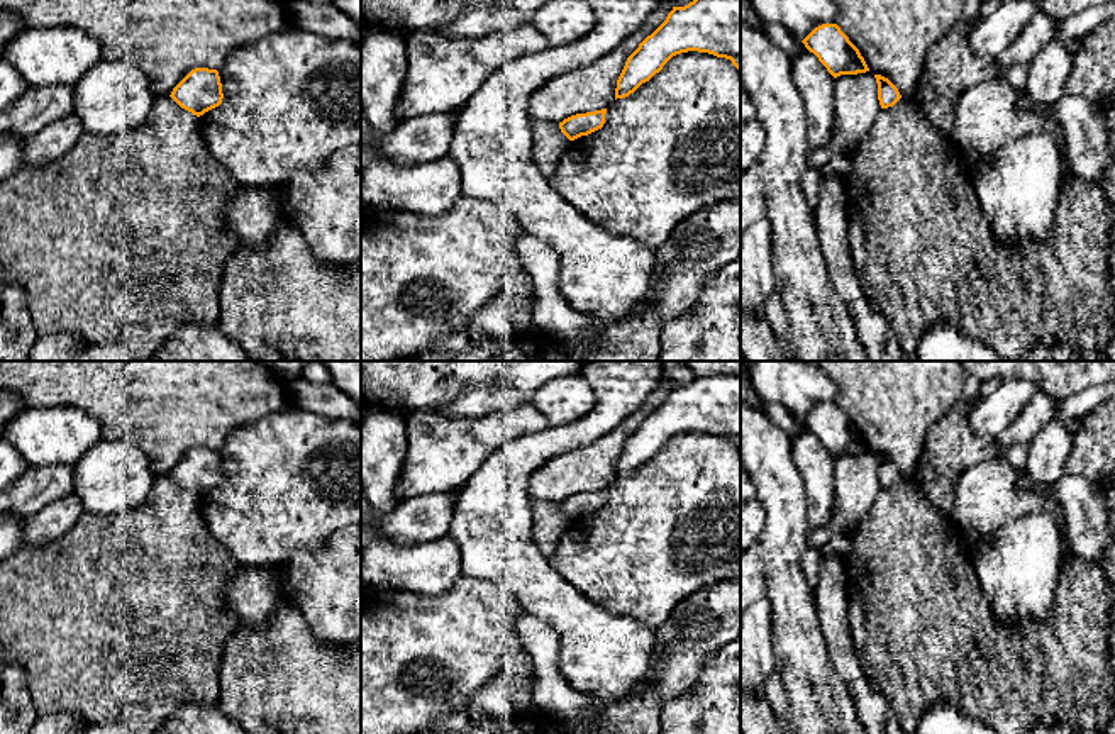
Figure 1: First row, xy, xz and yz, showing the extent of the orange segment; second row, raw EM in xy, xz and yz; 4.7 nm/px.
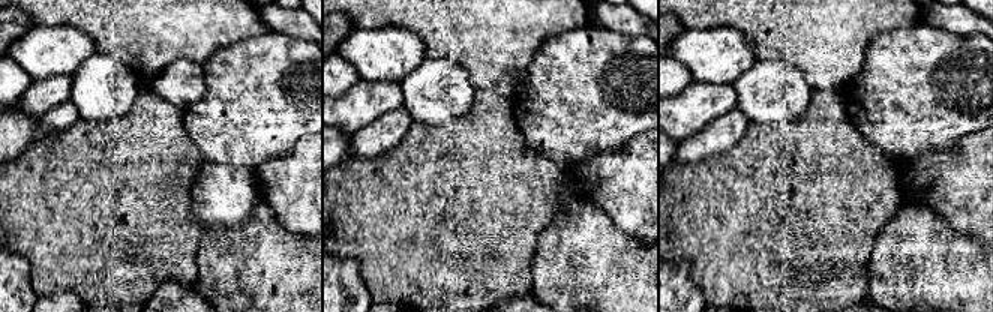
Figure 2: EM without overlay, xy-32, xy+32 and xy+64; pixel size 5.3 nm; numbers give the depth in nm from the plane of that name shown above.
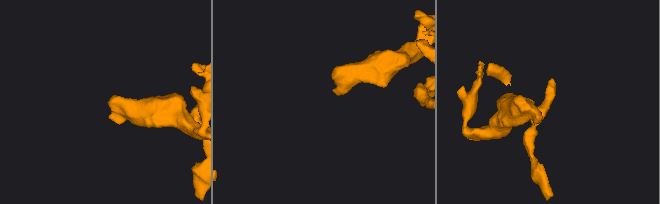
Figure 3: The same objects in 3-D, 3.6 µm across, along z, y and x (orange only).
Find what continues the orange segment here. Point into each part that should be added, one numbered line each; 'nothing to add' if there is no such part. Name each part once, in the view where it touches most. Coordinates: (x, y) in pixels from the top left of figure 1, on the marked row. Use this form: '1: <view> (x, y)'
nothing to add

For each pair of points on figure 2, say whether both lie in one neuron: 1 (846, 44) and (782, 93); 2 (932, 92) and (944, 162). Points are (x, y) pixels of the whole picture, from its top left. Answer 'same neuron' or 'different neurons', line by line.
1: different neurons
2: different neurons

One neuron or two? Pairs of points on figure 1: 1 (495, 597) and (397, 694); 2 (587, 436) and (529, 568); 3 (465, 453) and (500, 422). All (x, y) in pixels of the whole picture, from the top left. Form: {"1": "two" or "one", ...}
{"1": "one", "2": "one", "3": "one"}

